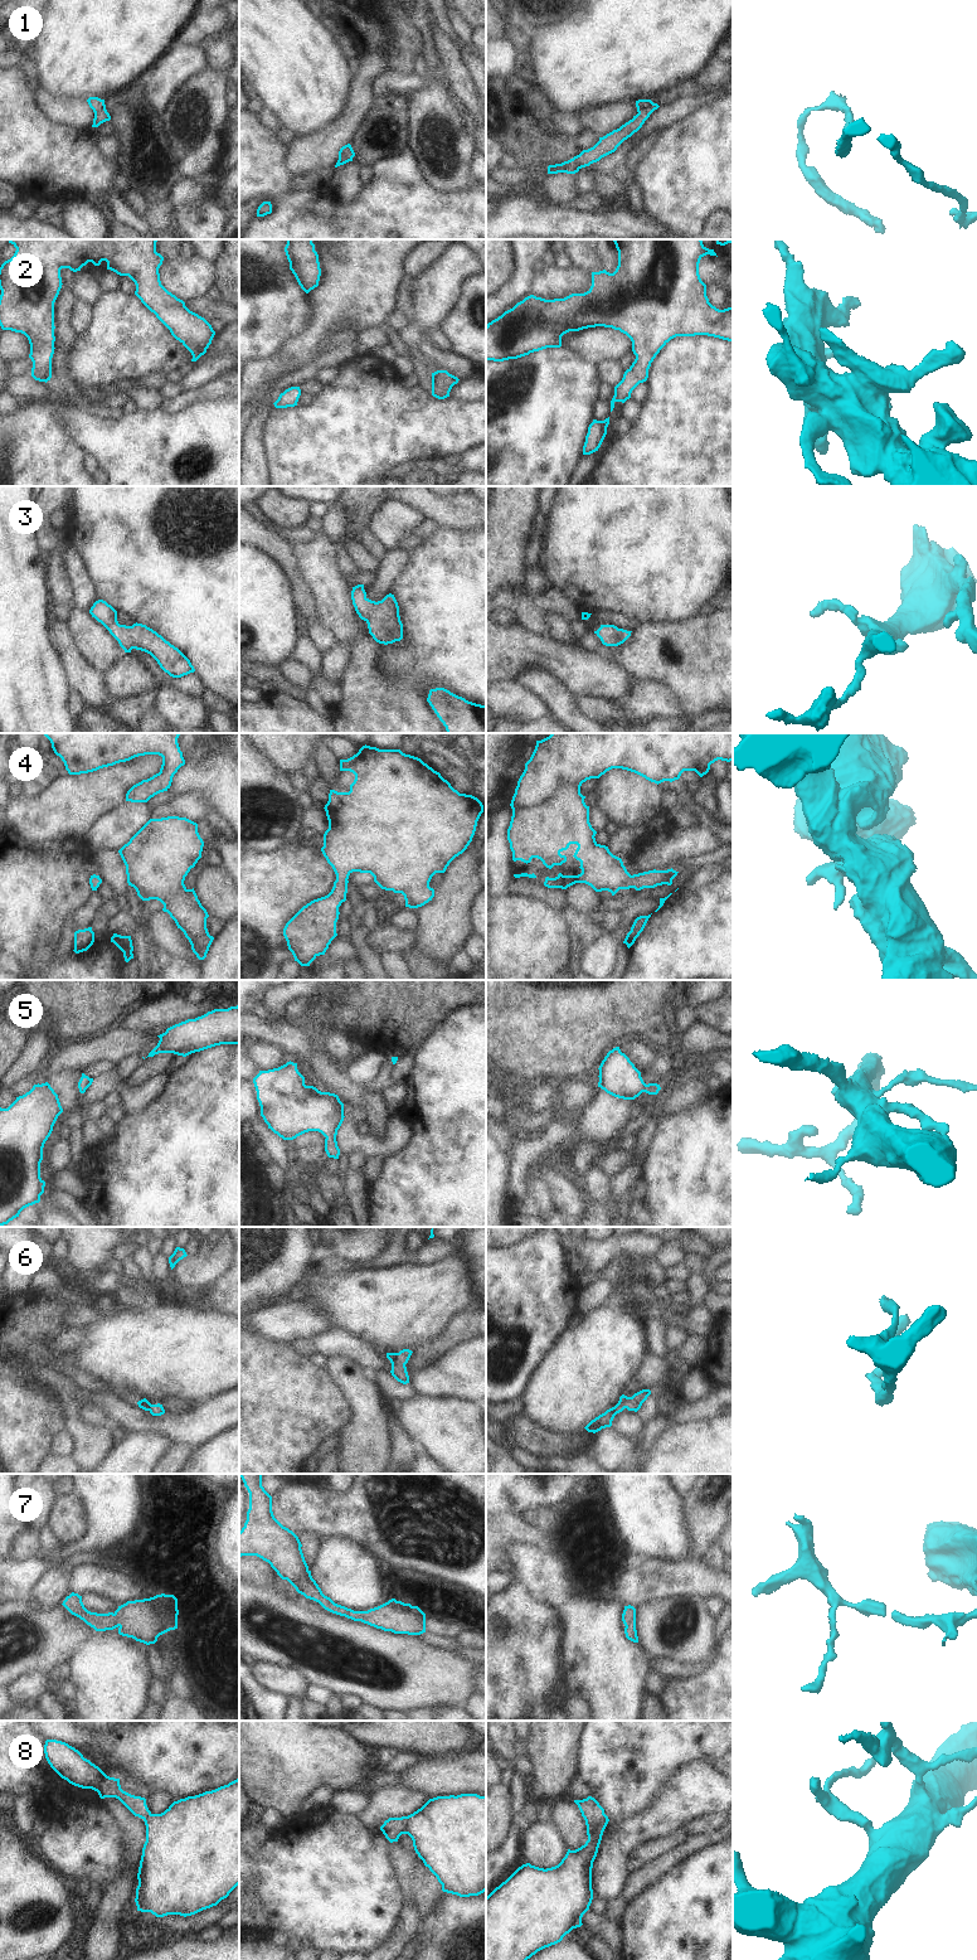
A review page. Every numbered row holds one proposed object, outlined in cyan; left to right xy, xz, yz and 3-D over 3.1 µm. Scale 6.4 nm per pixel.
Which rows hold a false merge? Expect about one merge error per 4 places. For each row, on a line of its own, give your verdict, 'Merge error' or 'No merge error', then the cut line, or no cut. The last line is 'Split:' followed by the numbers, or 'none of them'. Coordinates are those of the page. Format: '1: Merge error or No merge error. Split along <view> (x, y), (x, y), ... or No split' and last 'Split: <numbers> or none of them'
1: No merge error. No split
2: No merge error. No split
3: No merge error. No split
4: No merge error. No split
5: No merge error. No split
6: No merge error. No split
7: No merge error. No split
8: No merge error. No split
Split: none of them

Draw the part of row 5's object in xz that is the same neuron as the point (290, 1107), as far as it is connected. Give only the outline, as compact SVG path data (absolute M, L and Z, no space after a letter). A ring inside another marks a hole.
M291 1061L278 1068L259 1071L253 1083L268 1129L283 1140L319 1131L326 1137L327 1156L339 1159L336 1135L345 1116L337 1095L306 1086L297 1063Z

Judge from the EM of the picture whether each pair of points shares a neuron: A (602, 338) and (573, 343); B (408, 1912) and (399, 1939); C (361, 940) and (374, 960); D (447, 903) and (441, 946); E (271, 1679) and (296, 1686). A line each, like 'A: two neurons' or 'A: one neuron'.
A: one neuron
B: one neuron
C: one neuron
D: one neuron
E: one neuron

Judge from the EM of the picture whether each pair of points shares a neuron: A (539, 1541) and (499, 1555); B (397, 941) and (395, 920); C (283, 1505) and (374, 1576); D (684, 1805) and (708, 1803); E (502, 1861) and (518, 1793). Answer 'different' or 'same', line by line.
A: same
B: different
C: different
D: same
E: same

